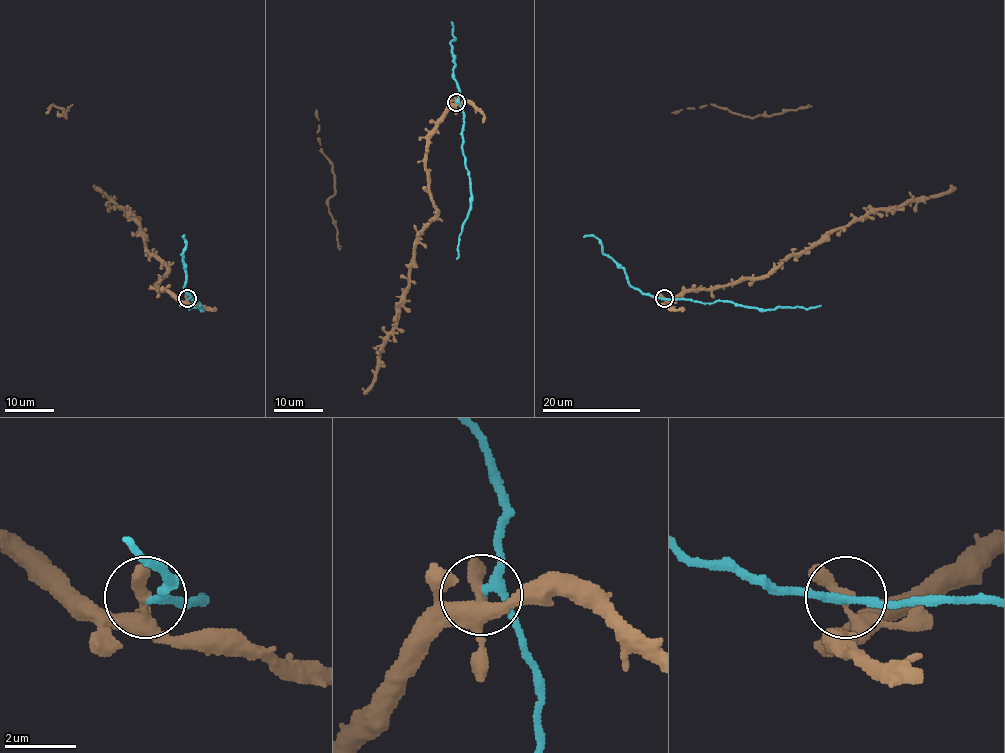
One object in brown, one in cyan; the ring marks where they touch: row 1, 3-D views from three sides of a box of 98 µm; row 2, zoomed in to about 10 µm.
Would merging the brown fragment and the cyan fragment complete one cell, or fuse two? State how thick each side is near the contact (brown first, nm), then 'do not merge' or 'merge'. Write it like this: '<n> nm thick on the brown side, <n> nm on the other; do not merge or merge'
460 nm thick on the brown side, 200 nm on the other; do not merge

